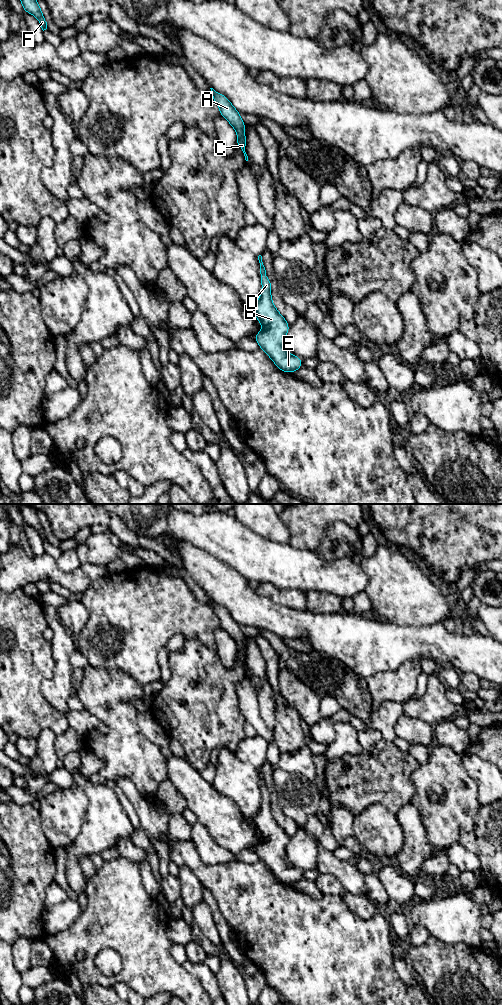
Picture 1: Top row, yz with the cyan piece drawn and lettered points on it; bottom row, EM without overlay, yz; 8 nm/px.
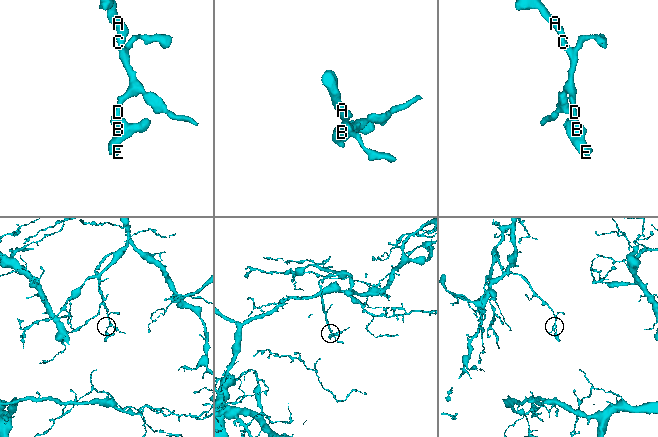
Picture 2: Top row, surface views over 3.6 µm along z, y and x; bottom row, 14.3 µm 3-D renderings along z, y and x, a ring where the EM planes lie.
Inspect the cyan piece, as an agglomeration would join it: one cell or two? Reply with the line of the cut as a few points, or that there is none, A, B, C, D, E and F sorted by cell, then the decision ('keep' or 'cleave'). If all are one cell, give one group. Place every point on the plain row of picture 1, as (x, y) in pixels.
cut none; groups A B C D E F; keep

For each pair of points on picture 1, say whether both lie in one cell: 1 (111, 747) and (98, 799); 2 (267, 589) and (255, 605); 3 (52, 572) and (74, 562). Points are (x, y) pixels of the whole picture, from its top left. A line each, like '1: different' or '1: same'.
1: different
2: different
3: different

